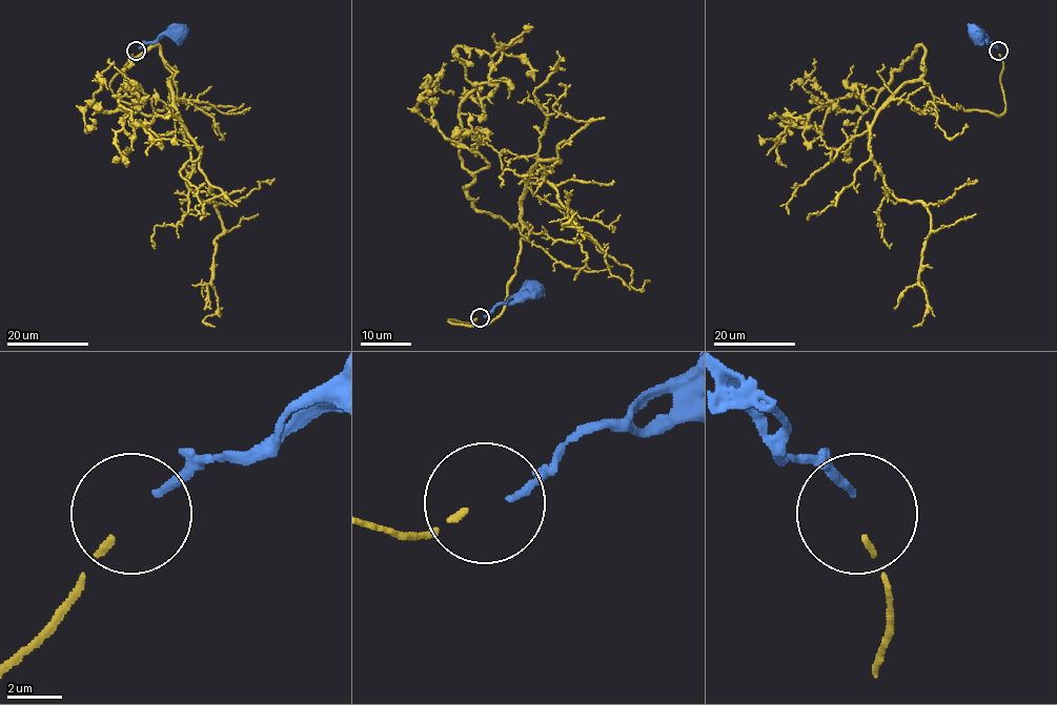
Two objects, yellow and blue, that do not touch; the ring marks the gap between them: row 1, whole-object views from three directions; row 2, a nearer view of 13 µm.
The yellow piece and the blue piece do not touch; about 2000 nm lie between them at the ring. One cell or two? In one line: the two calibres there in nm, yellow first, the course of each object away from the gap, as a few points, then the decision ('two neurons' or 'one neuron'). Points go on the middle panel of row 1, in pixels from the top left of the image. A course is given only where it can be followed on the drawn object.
240/280 nm | yellow via (476, 318), (449, 320), (502, 312), (542, 160), (559, 162), (544, 178), (587, 234), (563, 226), (577, 213) | blue via (484, 317), (497, 305), (513, 301), (529, 285), (531, 287) | one neuron

